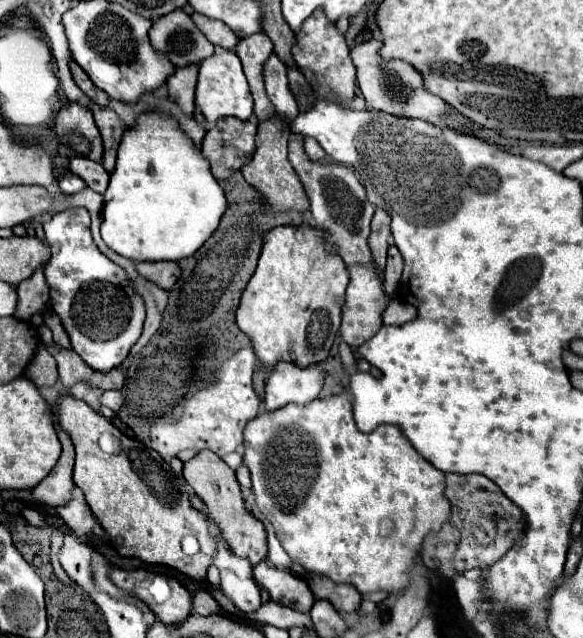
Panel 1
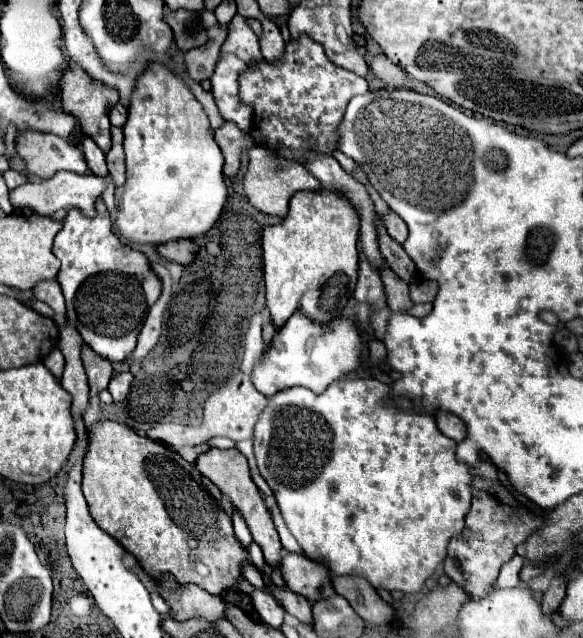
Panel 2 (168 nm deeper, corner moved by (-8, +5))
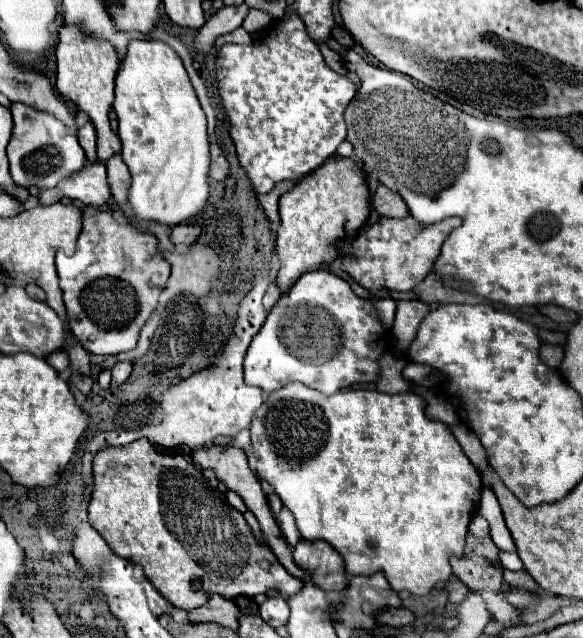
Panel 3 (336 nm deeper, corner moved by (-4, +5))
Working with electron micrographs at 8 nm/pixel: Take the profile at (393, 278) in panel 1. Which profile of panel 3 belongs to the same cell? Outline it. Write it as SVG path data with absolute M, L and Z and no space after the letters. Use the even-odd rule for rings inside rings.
M379 184L373 196L373 208L379 212L379 216L393 216L393 218L403 218L409 212L401 196L397 196L397 192L389 188L383 188L383 184Z

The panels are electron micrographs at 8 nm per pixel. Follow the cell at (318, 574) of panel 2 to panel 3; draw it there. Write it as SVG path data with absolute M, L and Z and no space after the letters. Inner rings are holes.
M301 540L293 550L295 562L311 572L311 580L321 590L345 590L347 574L343 558L325 540Z

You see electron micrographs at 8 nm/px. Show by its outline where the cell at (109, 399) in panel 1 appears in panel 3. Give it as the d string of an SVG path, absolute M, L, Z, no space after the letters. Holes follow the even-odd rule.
M125 360L125 362L117 362L117 364L113 366L111 386L113 386L113 388L121 386L121 384L129 378L129 374L131 374L131 362L129 362L129 360Z

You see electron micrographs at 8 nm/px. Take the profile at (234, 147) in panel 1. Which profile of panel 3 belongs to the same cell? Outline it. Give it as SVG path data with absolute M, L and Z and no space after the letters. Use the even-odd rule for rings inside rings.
M211 144L211 168L209 168L209 178L211 180L225 180L229 174L229 164L225 160L225 154L217 144Z

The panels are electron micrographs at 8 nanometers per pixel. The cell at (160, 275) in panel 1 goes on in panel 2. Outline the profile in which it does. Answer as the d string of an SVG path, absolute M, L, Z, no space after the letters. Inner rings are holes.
M177 240L177 242L169 242L169 244L161 244L157 248L157 252L165 260L177 262L181 266L189 266L197 254L197 244L193 240Z

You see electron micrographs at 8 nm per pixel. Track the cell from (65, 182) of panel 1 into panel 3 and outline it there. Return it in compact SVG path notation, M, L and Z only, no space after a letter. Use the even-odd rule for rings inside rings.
M13 102L11 104L13 114L13 138L7 146L7 158L11 162L9 174L17 186L23 188L55 188L65 176L73 176L85 166L85 152L77 142L77 136L69 132L69 128L57 120L49 112L41 112L35 108L29 108L27 104Z

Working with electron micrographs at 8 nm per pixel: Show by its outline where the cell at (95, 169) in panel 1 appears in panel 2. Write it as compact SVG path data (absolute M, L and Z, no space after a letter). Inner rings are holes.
M91 138L83 140L83 152L85 152L85 162L89 164L91 172L95 176L107 176L107 164L105 164L105 154L97 148L97 144Z

